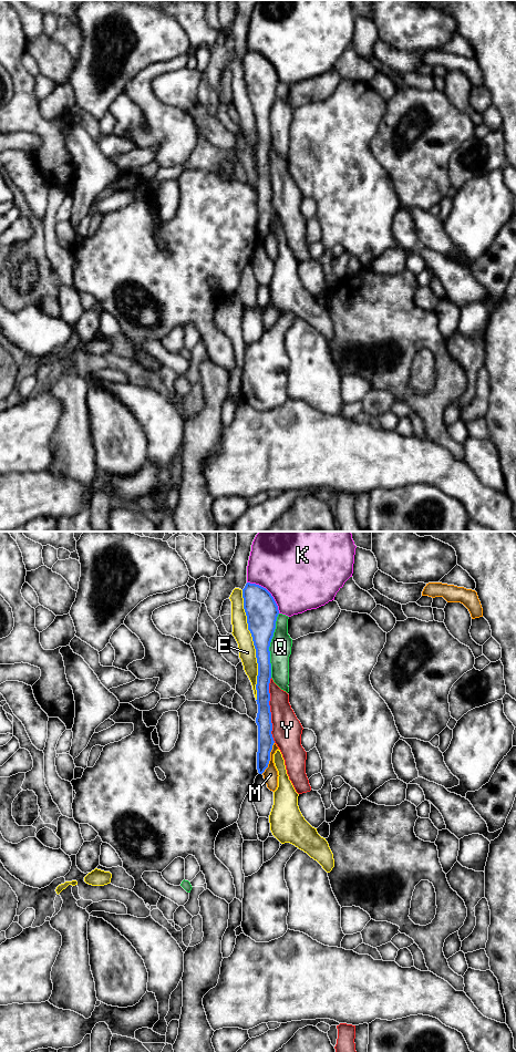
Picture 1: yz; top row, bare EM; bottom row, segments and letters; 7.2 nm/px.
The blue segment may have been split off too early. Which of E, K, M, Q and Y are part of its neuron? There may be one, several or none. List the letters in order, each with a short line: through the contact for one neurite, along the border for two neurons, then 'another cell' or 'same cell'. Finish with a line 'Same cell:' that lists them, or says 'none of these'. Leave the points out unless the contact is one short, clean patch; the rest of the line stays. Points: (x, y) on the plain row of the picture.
E: another cell
K: another cell
M: line yz (274, 210), (268, 235), (261, 241); another cell
Q: another cell
Y: another cell
Same cell: none of these

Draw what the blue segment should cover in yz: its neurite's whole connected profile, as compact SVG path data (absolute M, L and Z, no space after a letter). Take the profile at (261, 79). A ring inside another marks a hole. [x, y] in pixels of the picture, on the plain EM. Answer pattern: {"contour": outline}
{"contour": "M247 51L242 58L244 78L247 84L248 99L251 102L258 132L257 173L258 182L258 220L257 238L262 243L268 236L270 220L275 212L271 199L270 162L271 147L270 111L279 83L278 74L271 62L264 55Z"}

